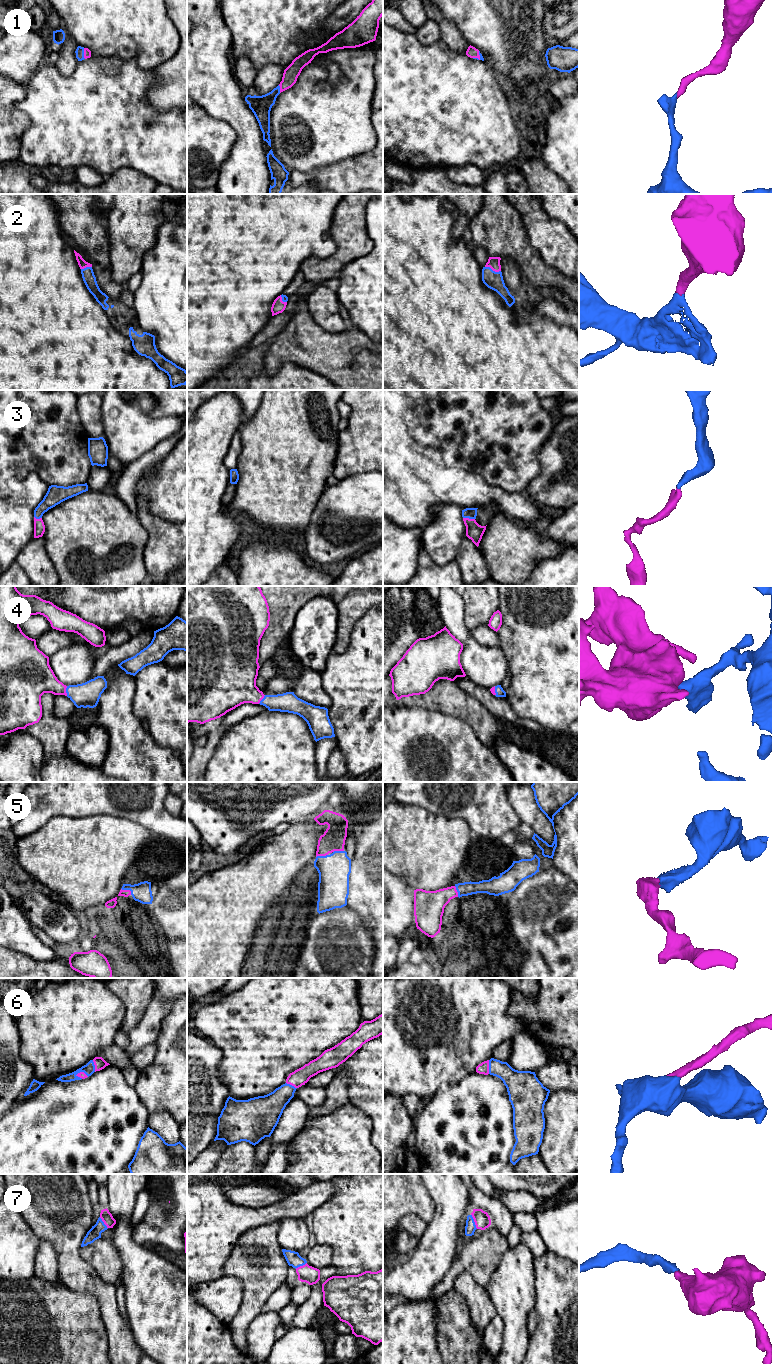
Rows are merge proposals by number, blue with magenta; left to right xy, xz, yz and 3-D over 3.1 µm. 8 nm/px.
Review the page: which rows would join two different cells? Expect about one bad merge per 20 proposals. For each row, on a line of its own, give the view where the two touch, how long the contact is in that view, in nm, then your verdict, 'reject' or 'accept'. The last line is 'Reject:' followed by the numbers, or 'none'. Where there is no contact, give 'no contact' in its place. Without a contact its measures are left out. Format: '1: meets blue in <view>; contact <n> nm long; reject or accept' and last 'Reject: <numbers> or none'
1: meets blue in xy; contact 90 nm long; accept
2: meets blue in yz; contact 130 nm long; accept
3: meets blue in yz; contact 100 nm long; accept
4: meets blue in xy; contact 80 nm long; accept
5: meets blue in xy; contact 100 nm long; accept
6: meets blue in yz; contact 110 nm long; accept
7: meets blue in yz; contact 130 nm long; accept
Reject: none

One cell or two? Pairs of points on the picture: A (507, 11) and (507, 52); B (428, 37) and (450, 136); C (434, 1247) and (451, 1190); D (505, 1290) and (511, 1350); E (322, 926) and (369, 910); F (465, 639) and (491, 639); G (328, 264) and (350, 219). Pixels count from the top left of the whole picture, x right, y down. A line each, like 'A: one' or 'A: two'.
A: one
B: two
C: one
D: one
E: two
F: two
G: one

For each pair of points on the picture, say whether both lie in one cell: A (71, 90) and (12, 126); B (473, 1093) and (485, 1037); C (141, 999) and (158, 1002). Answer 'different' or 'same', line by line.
A: different
B: different
C: different

